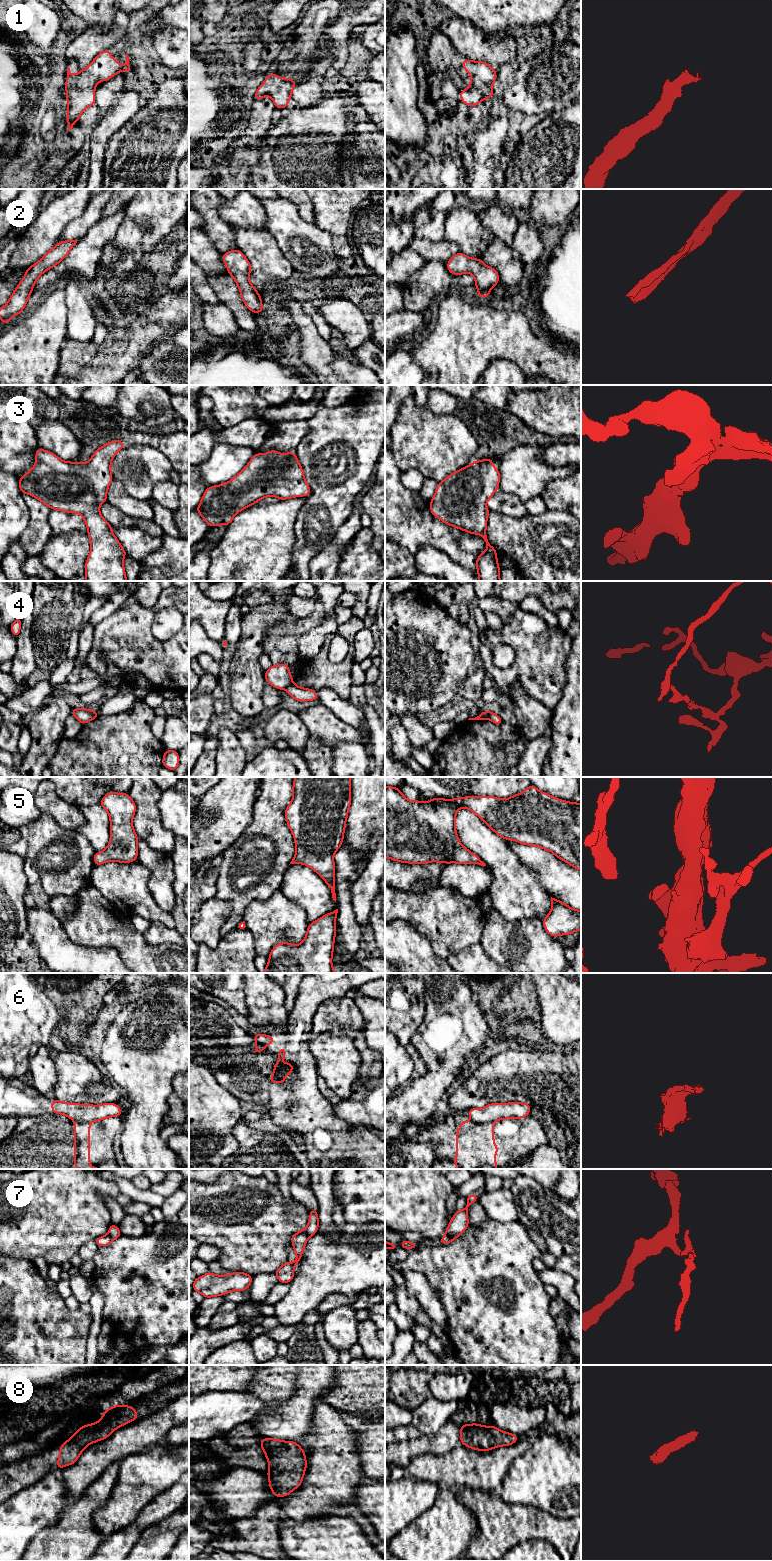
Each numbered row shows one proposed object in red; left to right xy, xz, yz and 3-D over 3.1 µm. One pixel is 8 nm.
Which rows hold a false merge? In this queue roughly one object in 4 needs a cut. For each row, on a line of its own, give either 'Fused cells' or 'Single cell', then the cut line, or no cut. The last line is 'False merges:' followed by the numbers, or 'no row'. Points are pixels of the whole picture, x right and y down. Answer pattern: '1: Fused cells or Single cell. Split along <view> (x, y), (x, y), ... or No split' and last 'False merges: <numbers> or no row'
1: Single cell. No split
2: Single cell. No split
3: Single cell. No split
4: Fused cells. Split along yz (489, 710), (487, 718)
5: Single cell. No split
6: Fused cells. Split along yz (475, 1122), (492, 1123)
7: Fused cells. Split along yz (458, 1234), (442, 1238)
8: Single cell. No split
False merges: 4, 6, 7

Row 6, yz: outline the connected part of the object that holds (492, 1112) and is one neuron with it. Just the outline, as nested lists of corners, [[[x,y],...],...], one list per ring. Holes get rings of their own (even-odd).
[[[490,1103],[482,1109],[472,1108],[467,1111],[476,1124],[495,1122],[503,1119],[522,1119],[529,1115],[532,1106],[528,1103]]]

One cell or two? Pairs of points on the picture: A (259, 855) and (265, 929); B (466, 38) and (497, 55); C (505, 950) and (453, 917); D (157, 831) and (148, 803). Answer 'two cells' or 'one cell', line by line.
A: two cells
B: one cell
C: two cells
D: one cell

